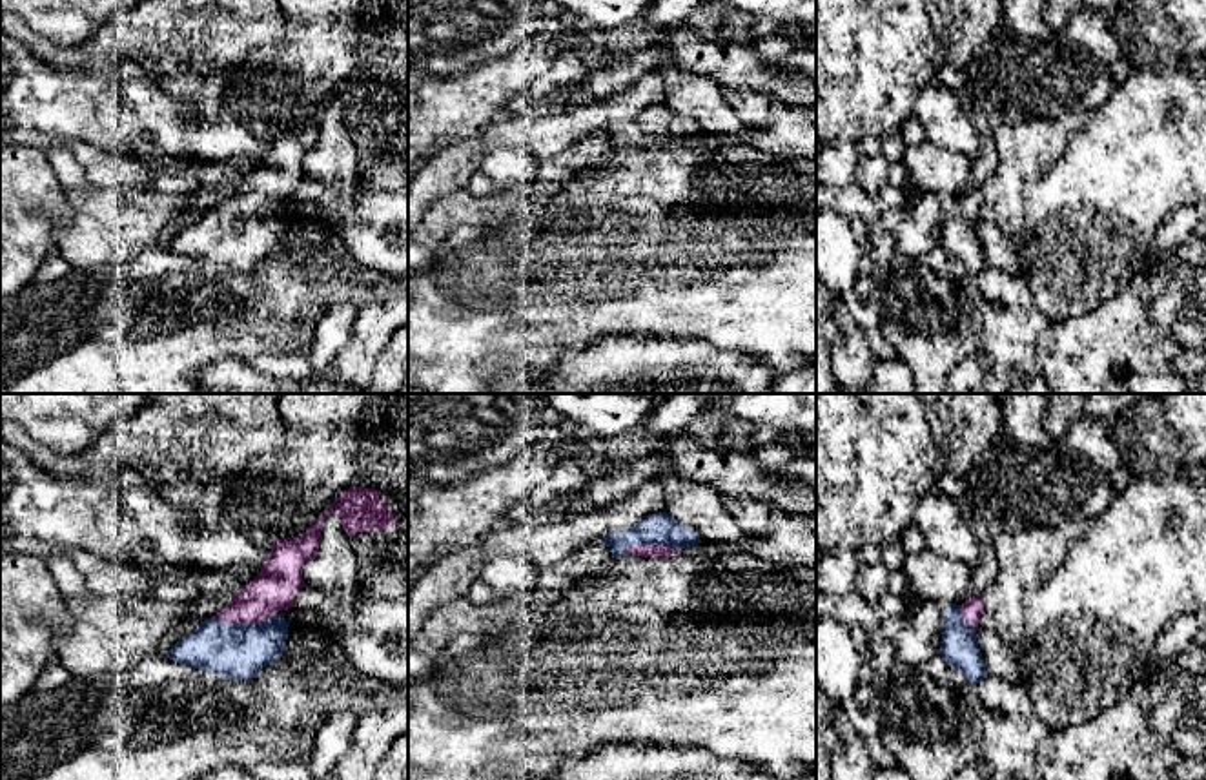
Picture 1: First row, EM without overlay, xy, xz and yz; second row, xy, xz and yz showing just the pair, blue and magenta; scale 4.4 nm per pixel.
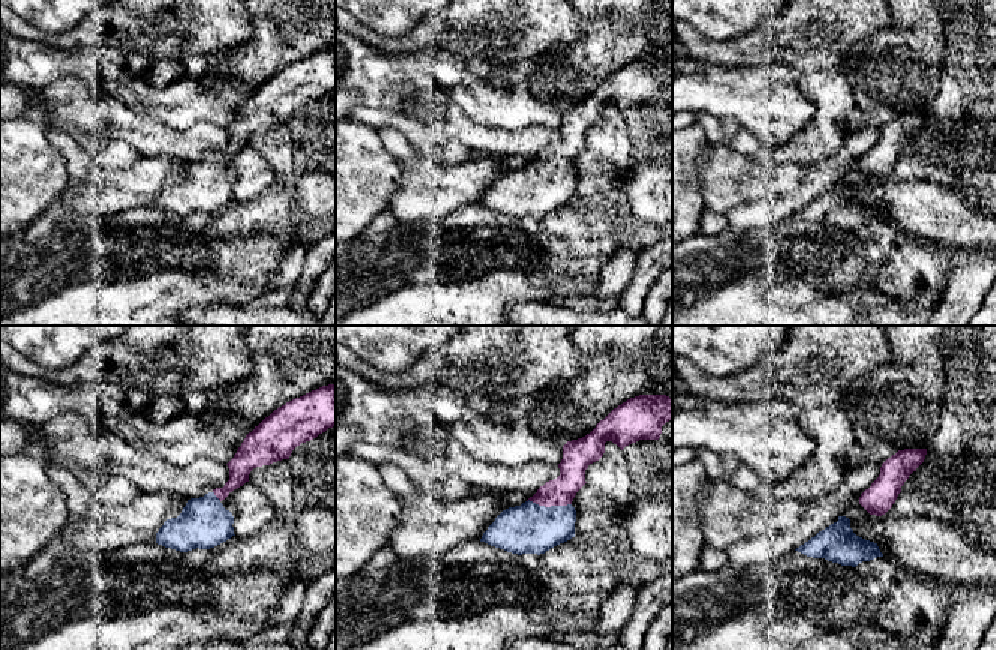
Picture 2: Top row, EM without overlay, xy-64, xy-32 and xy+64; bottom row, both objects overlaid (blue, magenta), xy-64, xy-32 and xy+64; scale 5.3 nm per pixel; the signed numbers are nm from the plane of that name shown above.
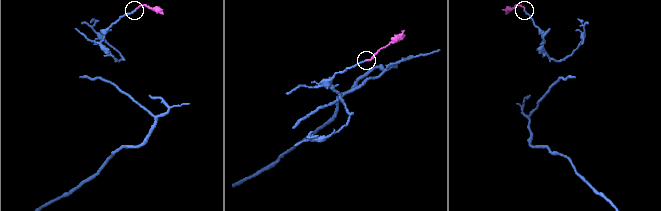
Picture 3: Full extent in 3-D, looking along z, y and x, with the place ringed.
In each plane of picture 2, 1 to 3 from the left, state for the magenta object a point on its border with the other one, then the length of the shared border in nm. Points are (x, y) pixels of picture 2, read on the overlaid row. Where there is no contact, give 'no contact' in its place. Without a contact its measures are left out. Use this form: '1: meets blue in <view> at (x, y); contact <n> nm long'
1: meets blue in xy-64 at (215, 496); contact 70 nm long
2: meets blue in xy-32 at (551, 506); contact 240 nm long
3: no contact

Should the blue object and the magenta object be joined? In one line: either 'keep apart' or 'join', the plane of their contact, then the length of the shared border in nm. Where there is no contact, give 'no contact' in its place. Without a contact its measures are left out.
join; contact in xy; length 260 nm

